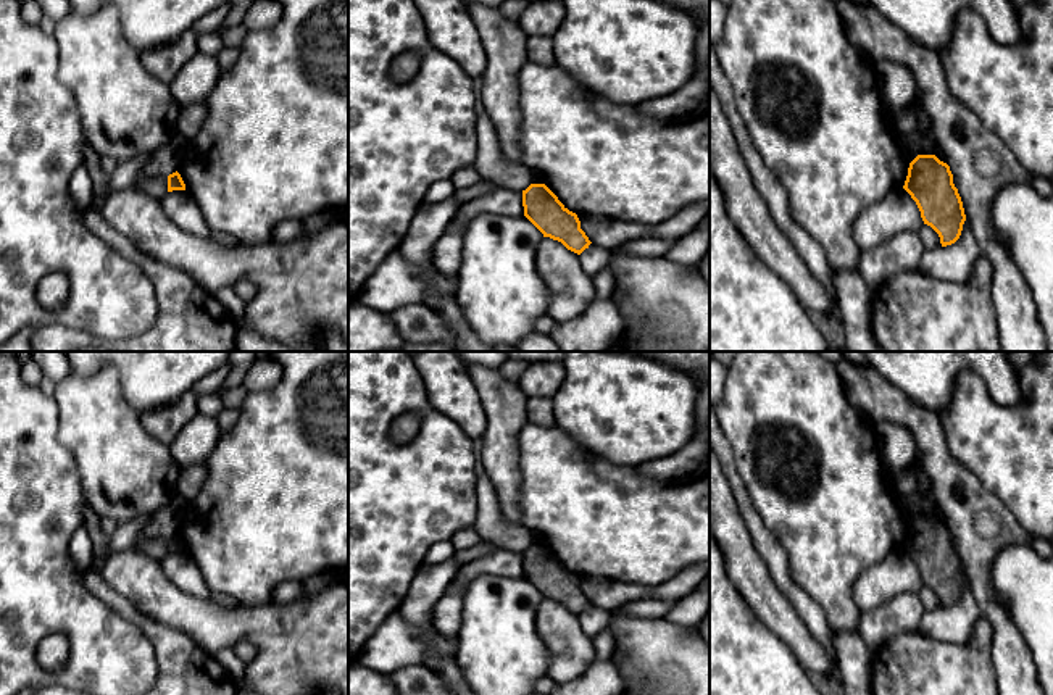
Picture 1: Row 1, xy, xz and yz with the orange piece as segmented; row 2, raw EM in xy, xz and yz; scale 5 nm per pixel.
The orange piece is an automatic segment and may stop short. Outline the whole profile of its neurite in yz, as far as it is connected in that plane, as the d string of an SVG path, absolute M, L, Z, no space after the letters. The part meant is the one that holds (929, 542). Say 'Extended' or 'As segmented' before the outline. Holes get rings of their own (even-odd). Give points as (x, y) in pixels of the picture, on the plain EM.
As segmented. M918 516L903 550L916 563L924 585L939 595L942 608L959 600L966 576L947 524L935 516Z

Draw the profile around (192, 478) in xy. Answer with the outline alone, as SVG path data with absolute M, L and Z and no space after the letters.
M203 461L181 469L181 476L176 484L176 492L177 497L185 501L185 506L189 506L195 500L206 476L208 469Z

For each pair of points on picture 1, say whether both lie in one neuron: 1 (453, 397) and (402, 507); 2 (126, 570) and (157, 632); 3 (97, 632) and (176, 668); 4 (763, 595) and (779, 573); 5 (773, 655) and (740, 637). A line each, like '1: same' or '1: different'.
1: different
2: different
3: different
4: different
5: same

